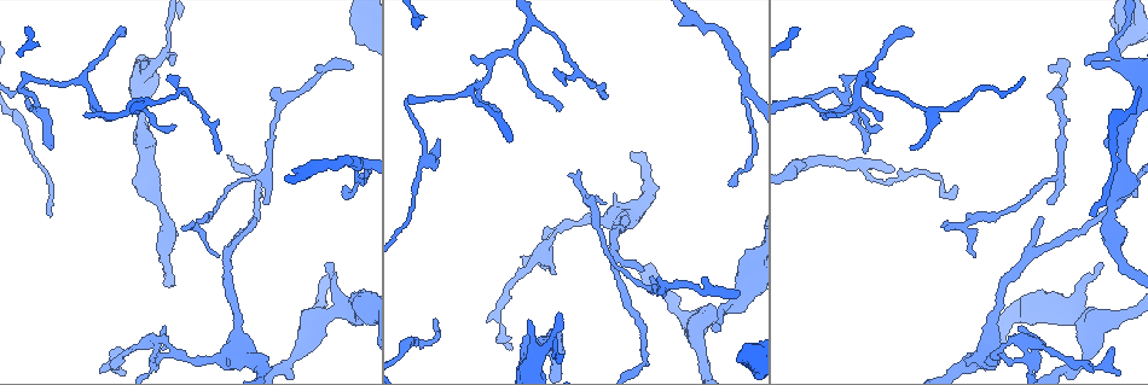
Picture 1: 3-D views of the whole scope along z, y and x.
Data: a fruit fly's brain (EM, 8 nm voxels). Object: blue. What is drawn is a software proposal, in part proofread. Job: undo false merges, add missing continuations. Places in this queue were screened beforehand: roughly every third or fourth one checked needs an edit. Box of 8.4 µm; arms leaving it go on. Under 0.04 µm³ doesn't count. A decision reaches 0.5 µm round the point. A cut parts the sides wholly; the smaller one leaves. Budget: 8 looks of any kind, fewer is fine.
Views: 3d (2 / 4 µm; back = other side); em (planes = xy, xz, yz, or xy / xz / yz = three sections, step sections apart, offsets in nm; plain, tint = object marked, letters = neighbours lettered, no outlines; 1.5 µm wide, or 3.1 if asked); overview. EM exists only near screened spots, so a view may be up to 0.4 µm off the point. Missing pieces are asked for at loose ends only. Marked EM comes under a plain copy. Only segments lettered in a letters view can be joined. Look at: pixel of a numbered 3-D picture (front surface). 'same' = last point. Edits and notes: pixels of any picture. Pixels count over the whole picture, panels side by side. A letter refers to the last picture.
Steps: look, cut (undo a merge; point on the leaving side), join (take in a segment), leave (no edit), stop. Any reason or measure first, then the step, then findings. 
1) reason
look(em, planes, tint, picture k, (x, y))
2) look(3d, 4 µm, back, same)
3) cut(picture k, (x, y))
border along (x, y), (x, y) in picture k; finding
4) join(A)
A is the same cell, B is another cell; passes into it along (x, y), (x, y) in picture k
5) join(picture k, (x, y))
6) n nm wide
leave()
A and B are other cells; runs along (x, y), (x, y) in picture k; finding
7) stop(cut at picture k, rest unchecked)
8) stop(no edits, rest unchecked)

tapers out
look(em, yz, step 4, tint, picture 1, (509, 337))

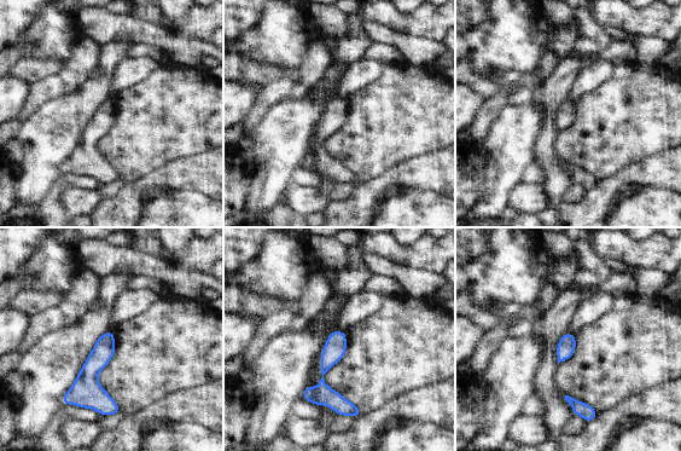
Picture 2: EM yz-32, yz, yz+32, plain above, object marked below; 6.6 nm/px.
look(em, yz, step 4, letters, same)

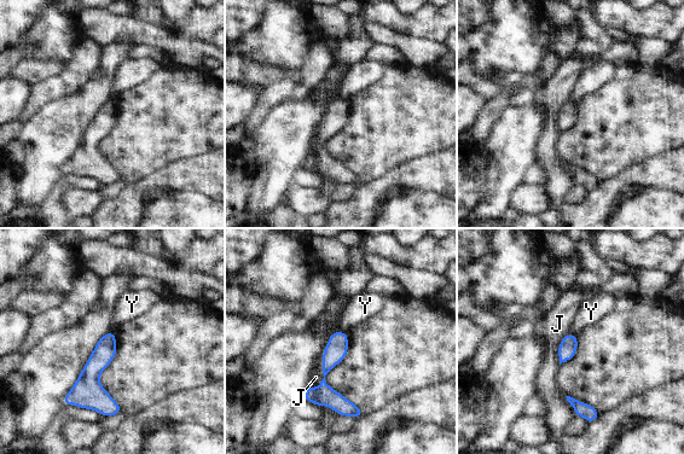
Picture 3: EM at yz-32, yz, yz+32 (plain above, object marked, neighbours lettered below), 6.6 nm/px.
leave()
J and Y are other cells; border along (323, 354), (323, 379), (316, 389) in picture 3; none of them fits

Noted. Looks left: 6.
thin end
look(3d, 4 µm, picture 1, (863, 150))

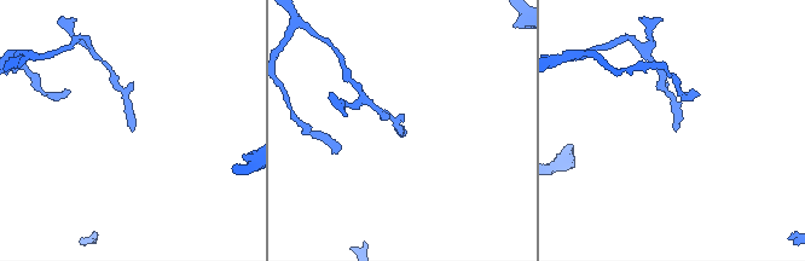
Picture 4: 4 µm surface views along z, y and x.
shape alone is not enough
look(em, yz, step 8, letters, picture 4, (675, 129))

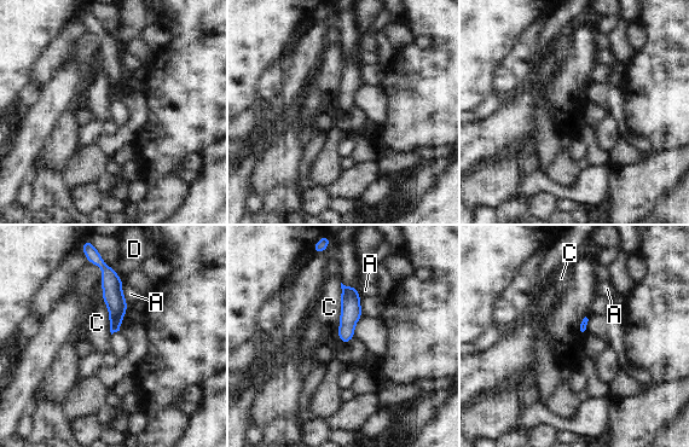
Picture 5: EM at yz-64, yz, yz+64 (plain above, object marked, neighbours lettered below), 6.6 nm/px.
C touches over 420 nm
leave()
A, C and D are other cells; no lettered segment goes on from it

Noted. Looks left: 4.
an open end
look(em, xy, step 8, tint, picture 1, (911, 28))

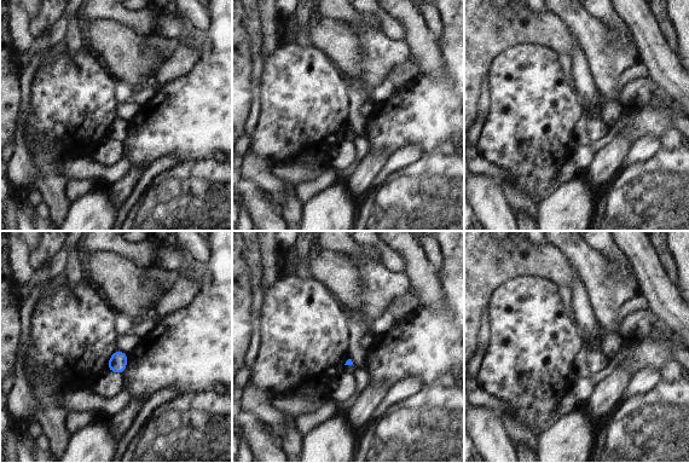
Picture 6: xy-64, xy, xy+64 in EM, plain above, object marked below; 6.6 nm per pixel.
another direction
look(em, planes, letters, same)

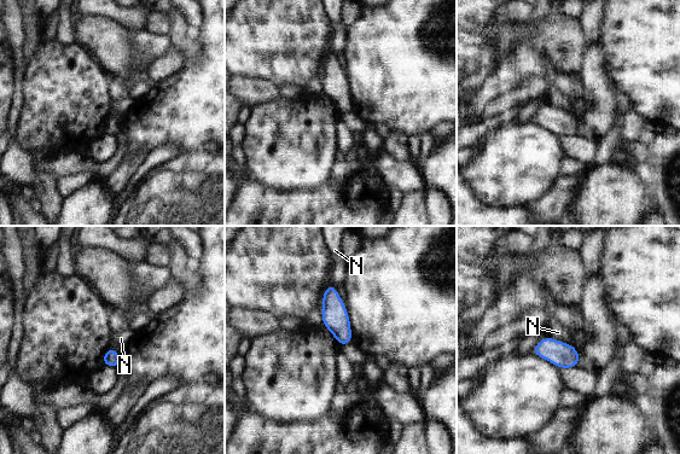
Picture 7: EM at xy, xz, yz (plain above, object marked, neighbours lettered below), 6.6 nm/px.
110 nm wide; N touches over 160 nm
leave()
N is another cell; no lettered segment goes on from it

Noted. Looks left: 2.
stop(no edits, rest unchecked)

